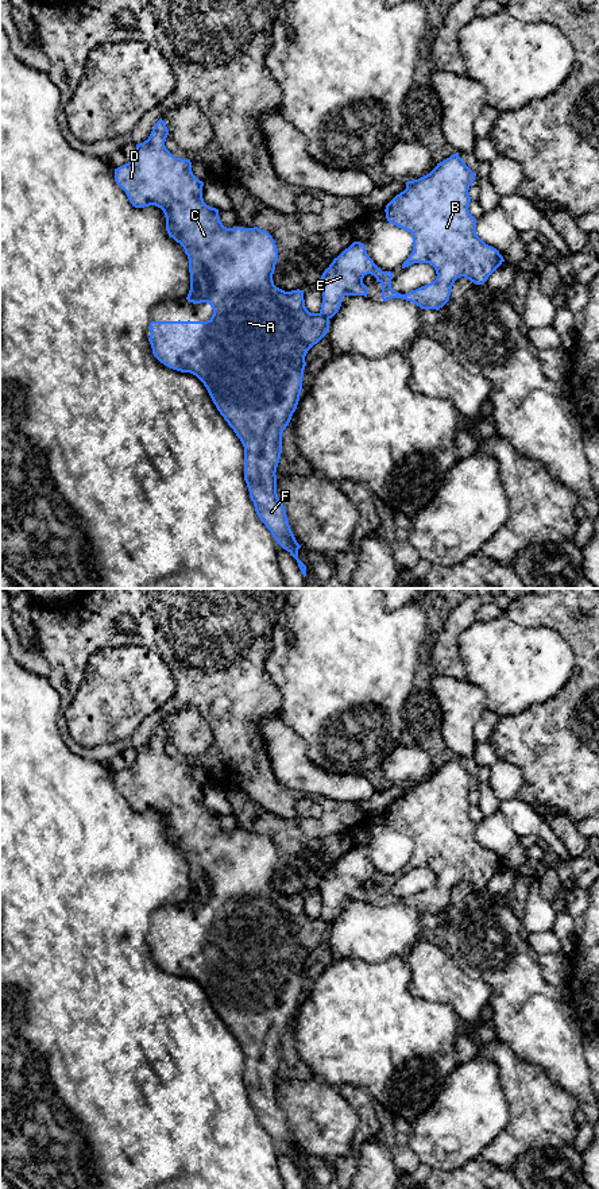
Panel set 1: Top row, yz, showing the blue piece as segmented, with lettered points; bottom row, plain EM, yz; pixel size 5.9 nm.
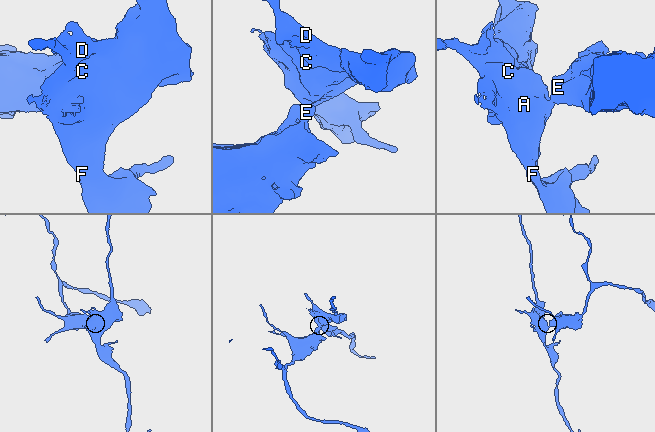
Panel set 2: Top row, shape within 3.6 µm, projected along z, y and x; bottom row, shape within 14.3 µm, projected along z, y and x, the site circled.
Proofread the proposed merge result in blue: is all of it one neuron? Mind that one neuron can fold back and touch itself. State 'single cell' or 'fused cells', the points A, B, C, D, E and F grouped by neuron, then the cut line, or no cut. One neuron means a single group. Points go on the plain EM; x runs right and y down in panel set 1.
fused cells; A C D F / B E; cut in yz along (320, 917), (328, 925)

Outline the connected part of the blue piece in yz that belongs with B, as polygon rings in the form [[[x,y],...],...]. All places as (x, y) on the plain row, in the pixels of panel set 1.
[[[459,757],[451,760],[426,780],[407,785],[406,794],[397,799],[386,810],[386,823],[389,827],[406,834],[413,841],[413,856],[403,866],[402,873],[414,868],[429,868],[436,875],[436,884],[425,891],[401,899],[391,892],[393,877],[382,876],[368,861],[366,850],[353,846],[345,853],[320,883],[320,893],[322,896],[322,908],[320,918],[328,924],[340,914],[344,900],[368,899],[368,892],[363,888],[363,883],[371,879],[382,891],[382,904],[402,903],[414,907],[421,914],[443,912],[448,906],[455,885],[465,881],[476,889],[483,889],[488,881],[505,866],[499,856],[486,849],[476,839],[476,823],[469,818],[471,807],[469,791],[475,785],[475,777],[459,761]]]

